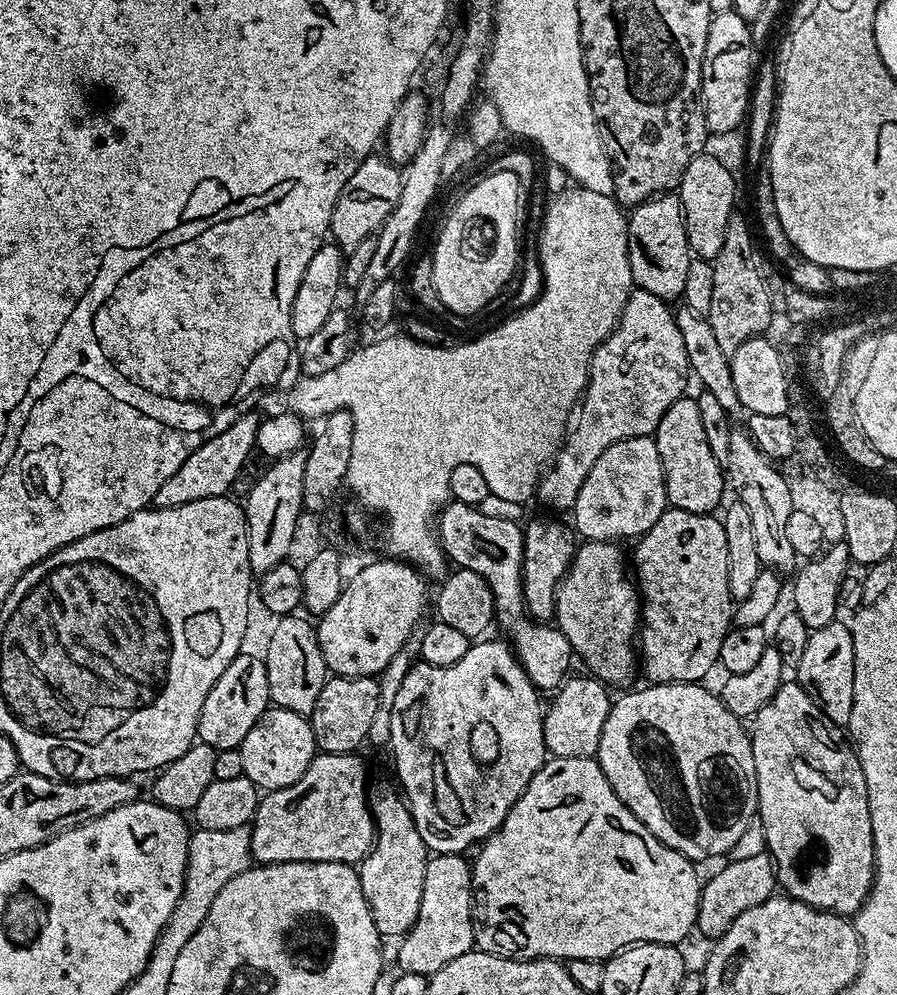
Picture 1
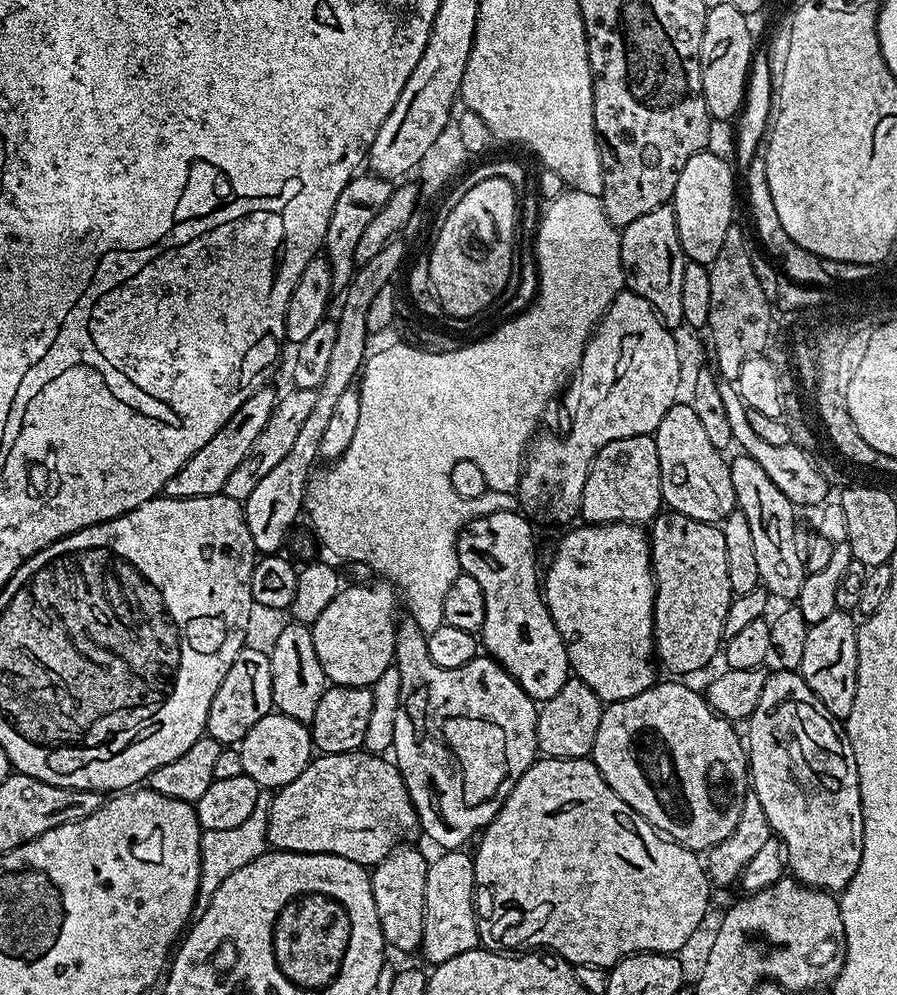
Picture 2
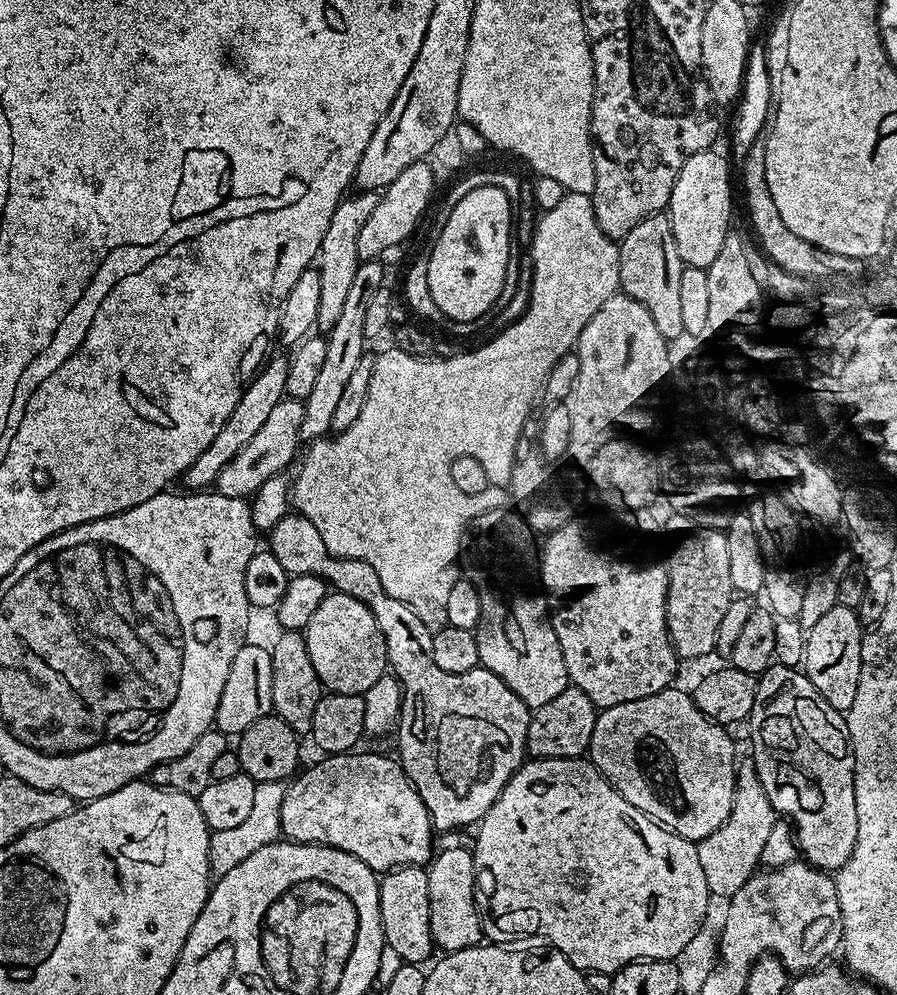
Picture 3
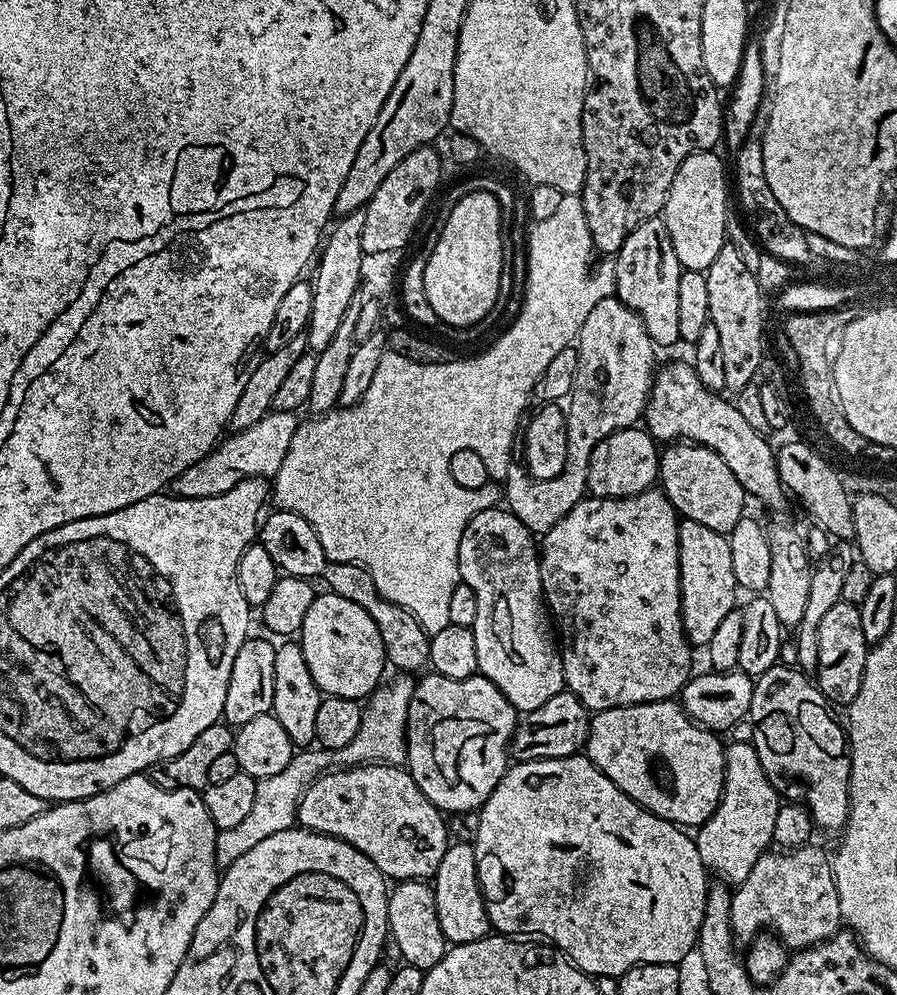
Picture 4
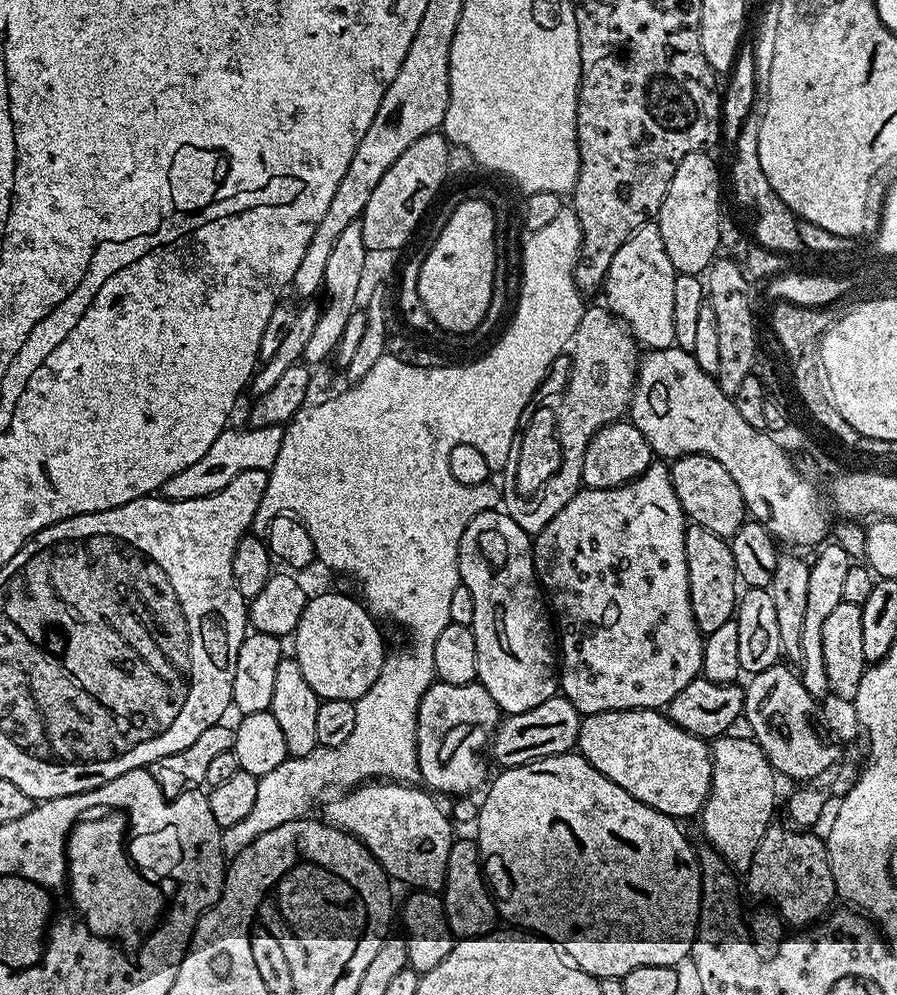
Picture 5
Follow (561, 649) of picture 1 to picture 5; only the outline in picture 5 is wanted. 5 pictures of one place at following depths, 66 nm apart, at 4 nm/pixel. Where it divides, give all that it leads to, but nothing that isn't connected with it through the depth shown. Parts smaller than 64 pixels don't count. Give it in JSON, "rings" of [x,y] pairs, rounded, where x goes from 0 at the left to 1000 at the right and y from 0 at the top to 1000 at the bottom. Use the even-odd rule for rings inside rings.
{"rings":[[[557,513],[532,514],[520,529],[511,549],[513,585],[520,589],[520,593],[524,593],[524,601],[528,601],[528,621],[524,630],[533,649],[531,683],[540,690],[542,697],[551,702],[559,717],[567,720],[595,714],[595,710],[604,710],[609,702],[622,695],[622,643],[598,581],[598,570],[593,564],[594,546],[590,535],[582,533],[582,529],[577,529],[577,525],[573,525],[565,514]]]}

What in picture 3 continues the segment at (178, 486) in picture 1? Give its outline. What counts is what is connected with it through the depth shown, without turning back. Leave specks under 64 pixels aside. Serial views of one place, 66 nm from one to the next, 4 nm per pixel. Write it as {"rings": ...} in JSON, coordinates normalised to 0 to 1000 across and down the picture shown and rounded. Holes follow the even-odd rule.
{"rings":[[[305,358],[276,383],[276,387],[272,389],[270,400],[265,400],[265,408],[261,408],[261,413],[258,414],[256,420],[252,420],[247,432],[243,432],[243,437],[240,438],[239,444],[234,444],[234,448],[230,448],[230,452],[225,452],[225,456],[221,456],[219,463],[207,471],[203,479],[203,485],[210,489],[206,491],[235,491],[240,487],[247,470],[295,427],[297,420],[303,415],[305,408],[310,407],[312,402],[318,401],[319,376],[321,375],[322,363],[320,361],[315,362],[312,358]]]}

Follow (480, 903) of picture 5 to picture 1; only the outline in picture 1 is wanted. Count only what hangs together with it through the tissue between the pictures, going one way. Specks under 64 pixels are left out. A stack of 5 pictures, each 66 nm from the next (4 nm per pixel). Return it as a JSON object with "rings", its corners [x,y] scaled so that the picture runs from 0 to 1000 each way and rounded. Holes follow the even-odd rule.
{"rings":[[[497,857],[495,859],[483,859],[475,870],[475,886],[470,886],[470,911],[466,911],[466,923],[462,927],[462,931],[445,946],[446,954],[441,957],[441,965],[446,968],[444,971],[446,977],[460,977],[462,979],[470,979],[480,982],[482,978],[493,975],[493,971],[497,971],[497,967],[506,967],[506,963],[515,963],[515,959],[527,956],[531,948],[531,936],[526,930],[526,869],[516,859],[506,857]]]}

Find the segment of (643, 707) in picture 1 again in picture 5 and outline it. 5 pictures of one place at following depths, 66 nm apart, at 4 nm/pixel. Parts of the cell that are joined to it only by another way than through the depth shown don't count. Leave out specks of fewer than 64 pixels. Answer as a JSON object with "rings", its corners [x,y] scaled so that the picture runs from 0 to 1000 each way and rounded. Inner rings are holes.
{"rings":[[[703,712],[651,720],[642,752],[662,774],[693,790],[698,798],[744,820],[775,821],[790,800],[794,778],[790,745],[760,734],[739,715]]]}

